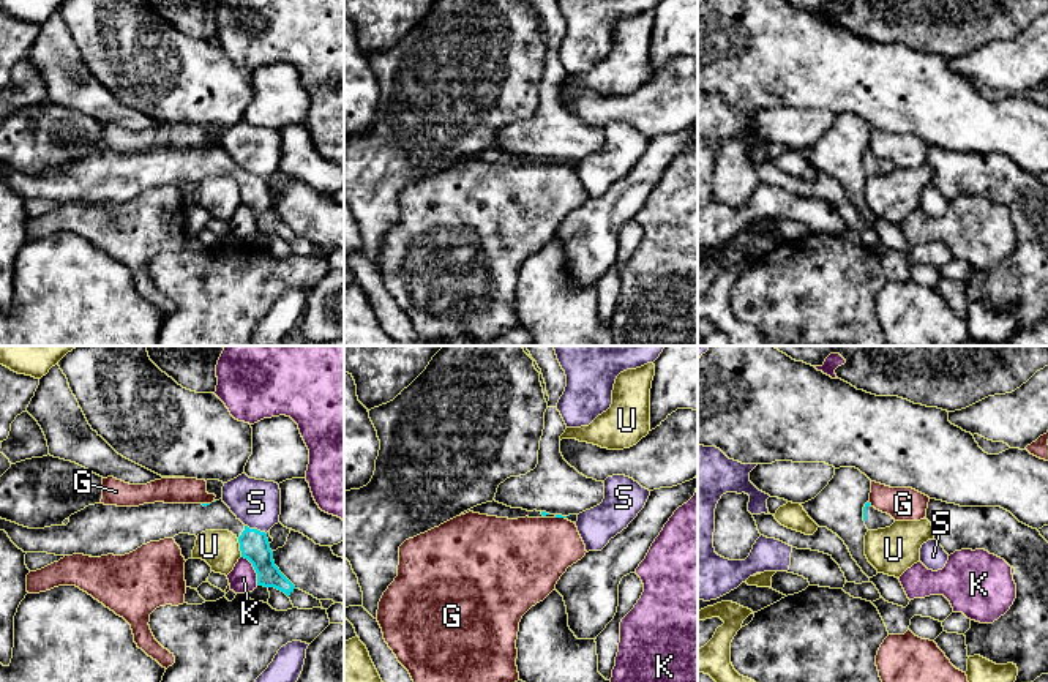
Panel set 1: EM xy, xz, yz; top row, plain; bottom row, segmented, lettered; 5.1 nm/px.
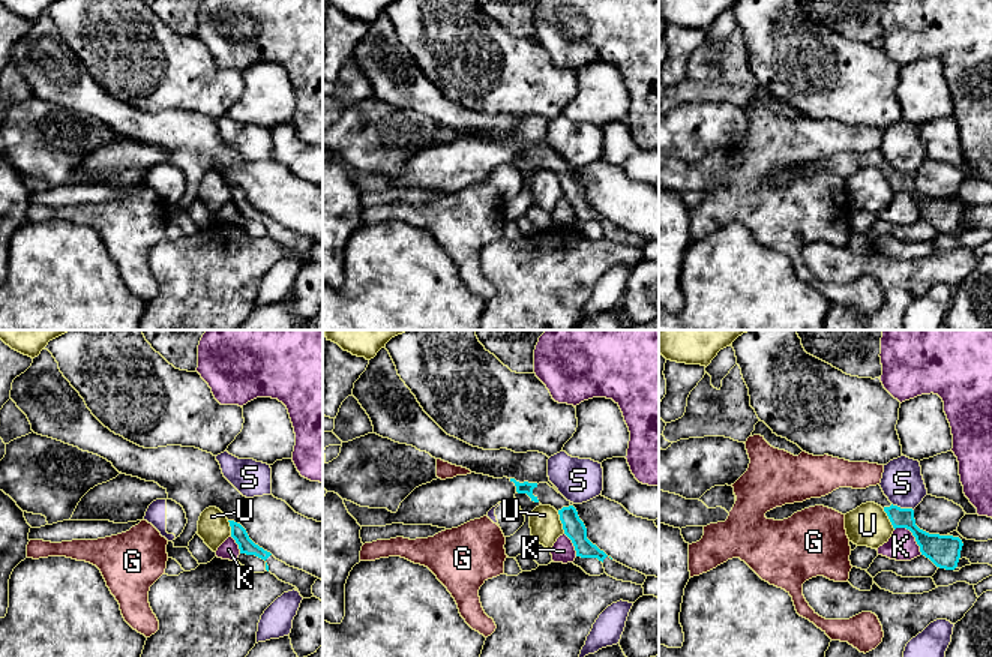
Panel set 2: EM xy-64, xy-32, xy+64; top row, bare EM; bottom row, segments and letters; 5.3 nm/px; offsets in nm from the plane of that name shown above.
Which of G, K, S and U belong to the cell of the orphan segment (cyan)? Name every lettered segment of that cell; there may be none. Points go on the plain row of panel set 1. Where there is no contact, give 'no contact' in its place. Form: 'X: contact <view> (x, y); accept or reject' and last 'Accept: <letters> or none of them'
G: contact xz (561, 163); reject
K: contact xy (254, 215); reject
S: contact xy (256, 176); reject
U: contact xy (240, 194); reject
Accept: none of them

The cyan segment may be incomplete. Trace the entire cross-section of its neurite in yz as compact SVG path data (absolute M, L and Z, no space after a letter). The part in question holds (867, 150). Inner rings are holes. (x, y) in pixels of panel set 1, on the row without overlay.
M870 148L863 153L863 167L868 177L885 175L895 169L890 161L876 156Z

